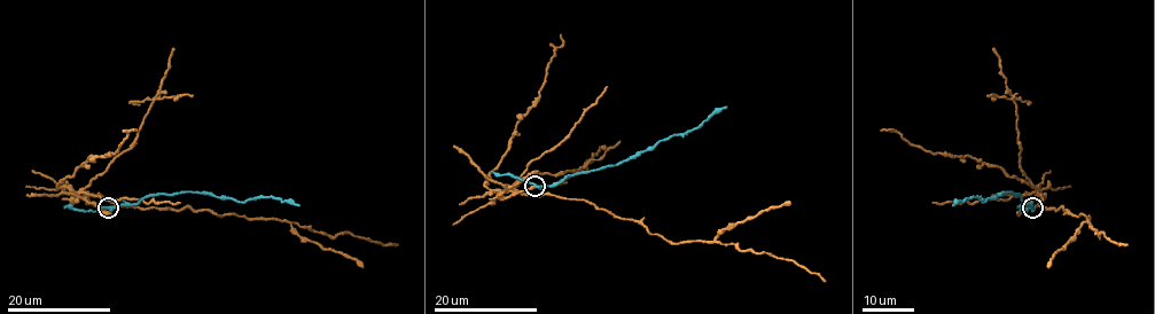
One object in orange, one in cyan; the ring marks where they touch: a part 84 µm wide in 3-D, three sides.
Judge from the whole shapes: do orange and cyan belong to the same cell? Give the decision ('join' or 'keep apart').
keep apart

